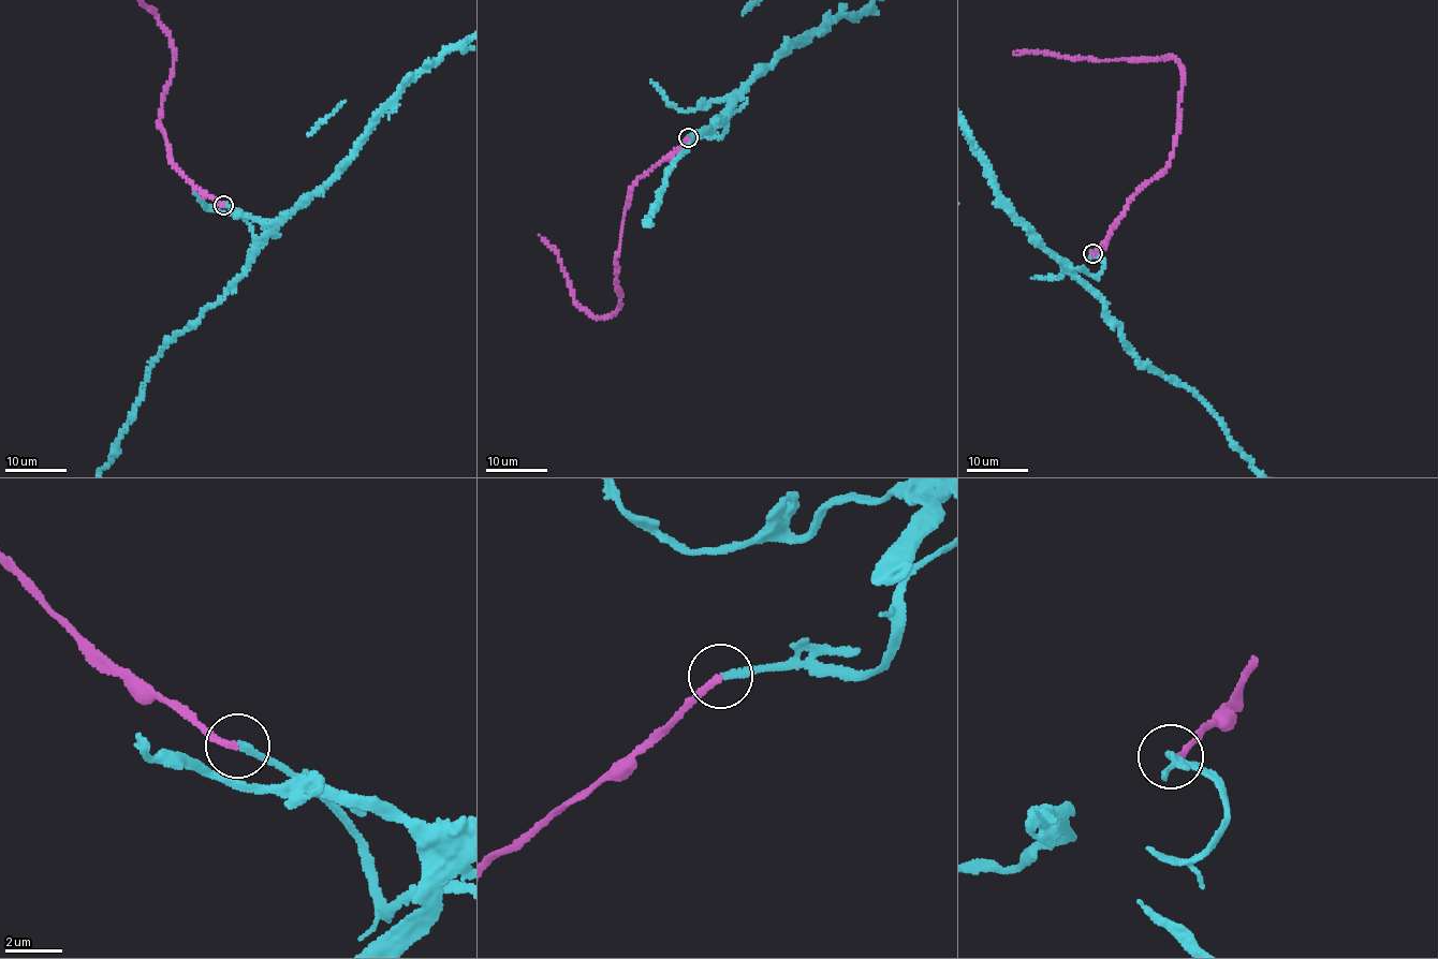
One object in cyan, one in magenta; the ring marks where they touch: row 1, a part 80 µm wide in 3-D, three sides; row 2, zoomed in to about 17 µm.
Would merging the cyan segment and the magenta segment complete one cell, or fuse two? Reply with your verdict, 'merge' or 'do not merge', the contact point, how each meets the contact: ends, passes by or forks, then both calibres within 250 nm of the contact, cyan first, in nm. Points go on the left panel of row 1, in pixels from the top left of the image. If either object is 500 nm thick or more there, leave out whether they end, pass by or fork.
merge; at (223, 205); cyan ends there; magenta ends there; 190 nm thick on the cyan side, 200 nm on the other

